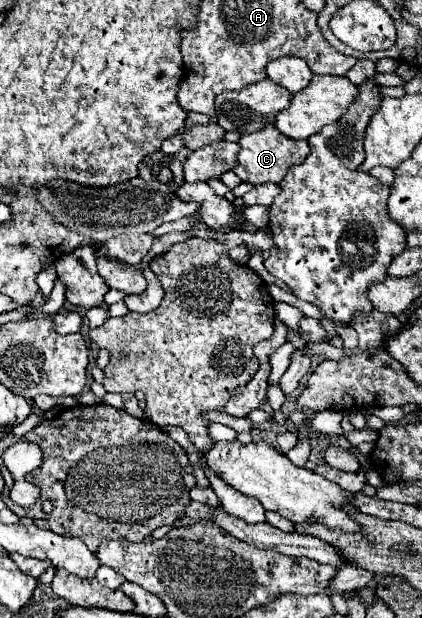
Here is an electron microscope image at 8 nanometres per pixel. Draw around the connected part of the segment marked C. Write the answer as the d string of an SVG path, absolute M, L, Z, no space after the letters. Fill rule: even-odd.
M267 124L265 128L253 134L241 134L237 144L241 146L241 150L237 154L237 166L233 172L239 178L243 178L243 182L249 182L253 186L265 182L279 184L279 180L283 180L287 170L295 164L301 164L309 154L307 140L289 140L287 136L281 136L273 124Z

